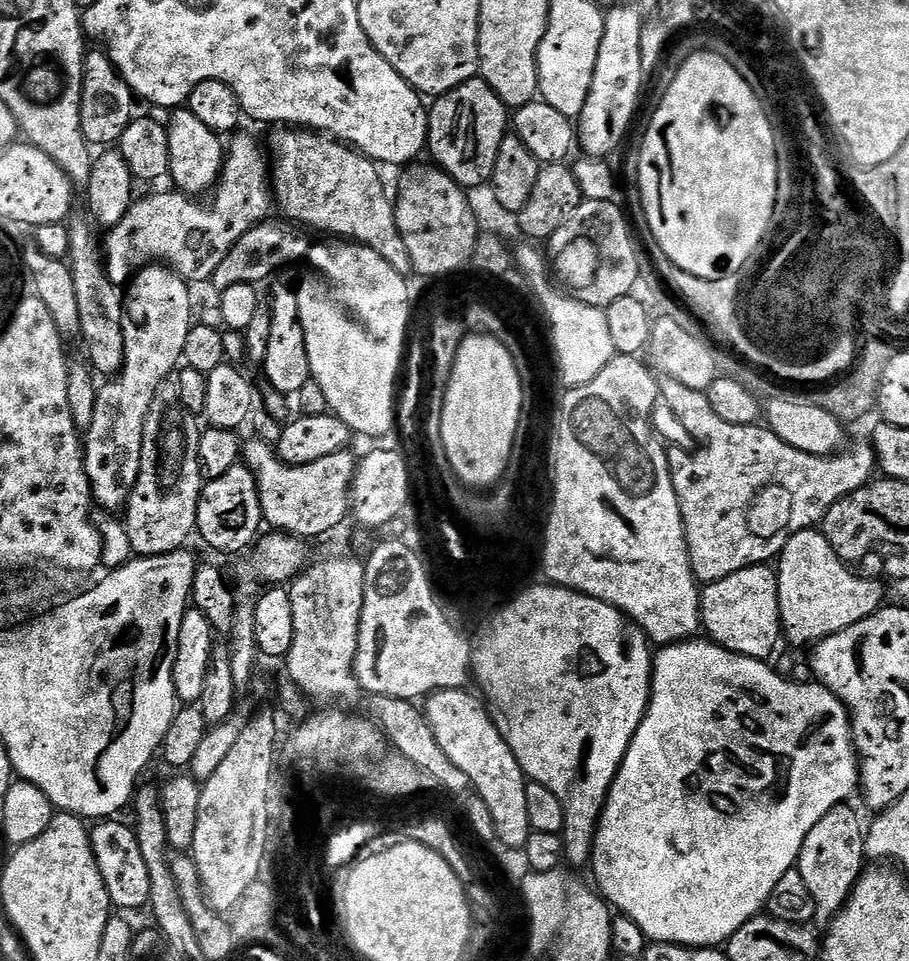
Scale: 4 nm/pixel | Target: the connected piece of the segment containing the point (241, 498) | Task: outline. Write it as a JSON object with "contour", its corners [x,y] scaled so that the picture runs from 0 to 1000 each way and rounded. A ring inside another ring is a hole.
{"contour":[[[265,481],[253,485],[244,497],[235,497],[226,503],[218,522],[216,554],[235,573],[264,574],[267,570],[276,571],[287,557],[289,545],[290,536],[284,518],[282,494],[272,483]]]}

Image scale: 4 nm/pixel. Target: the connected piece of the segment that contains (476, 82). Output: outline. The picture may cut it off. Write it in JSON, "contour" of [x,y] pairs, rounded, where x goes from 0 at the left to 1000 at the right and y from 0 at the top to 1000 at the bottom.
{"contour":[[[527,81],[514,83],[508,89],[483,101],[476,108],[480,109],[474,109],[471,118],[470,157],[475,158],[474,165],[487,175],[507,196],[520,198],[519,196],[528,196],[531,191],[534,195],[541,186],[543,169],[548,169],[548,152],[552,152],[552,144],[561,137],[560,113],[556,112],[548,98],[539,94],[537,86]]]}

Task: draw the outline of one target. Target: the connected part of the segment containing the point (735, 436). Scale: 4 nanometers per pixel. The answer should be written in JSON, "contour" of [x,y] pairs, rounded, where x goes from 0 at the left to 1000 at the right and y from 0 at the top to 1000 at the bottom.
{"contour":[[[738,393],[729,396],[728,416],[739,424],[749,443],[770,461],[770,467],[762,475],[757,470],[749,475],[740,473],[735,484],[750,531],[761,592],[767,605],[774,610],[794,601],[803,601],[803,597],[812,597],[812,593],[821,593],[831,587],[853,584],[870,558],[889,549],[898,549],[913,527],[950,507],[960,498],[959,490],[964,491],[966,487],[964,470],[958,461],[942,462],[937,467],[934,465],[914,475],[887,472],[860,460],[860,456],[856,456],[856,452],[851,452],[844,443],[809,441],[799,439],[799,435],[790,435],[785,422],[781,422],[778,408],[759,406],[759,402]]]}

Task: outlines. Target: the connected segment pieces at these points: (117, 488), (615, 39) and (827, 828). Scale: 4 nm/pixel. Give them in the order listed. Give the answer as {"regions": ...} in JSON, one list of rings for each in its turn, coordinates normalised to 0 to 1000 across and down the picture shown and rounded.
{"regions":[[[[175,273],[165,275],[161,279],[155,279],[149,287],[145,288],[139,300],[136,309],[136,334],[134,335],[134,348],[139,348],[139,373],[136,374],[136,384],[123,394],[109,401],[106,410],[106,421],[103,422],[103,439],[99,439],[99,443],[91,451],[90,461],[92,464],[92,488],[97,494],[97,501],[101,507],[101,518],[107,525],[110,524],[119,533],[131,534],[138,528],[143,518],[143,514],[147,510],[147,502],[152,502],[152,489],[156,485],[156,456],[158,455],[158,444],[161,443],[161,433],[165,431],[165,425],[169,418],[169,414],[174,410],[174,406],[183,399],[186,399],[185,391],[195,386],[196,380],[201,376],[202,365],[205,364],[205,348],[209,348],[213,330],[211,330],[211,304],[208,292],[201,291],[190,279],[186,279]]],[[[682,2],[678,7],[668,9],[653,85],[649,87],[645,110],[640,110],[636,122],[636,150],[648,162],[672,163],[672,158],[688,149],[691,132],[706,107],[706,97],[711,92],[711,72],[706,69],[706,31],[710,24],[708,8],[704,4]]],[[[933,835],[917,839],[917,843],[906,848],[900,860],[895,860],[891,868],[887,868],[887,876],[882,876],[878,902],[892,932],[895,933],[898,957],[902,959],[914,959],[928,946],[928,940],[946,917],[946,908],[953,903],[953,862],[949,856],[946,858],[937,839]]]]}

